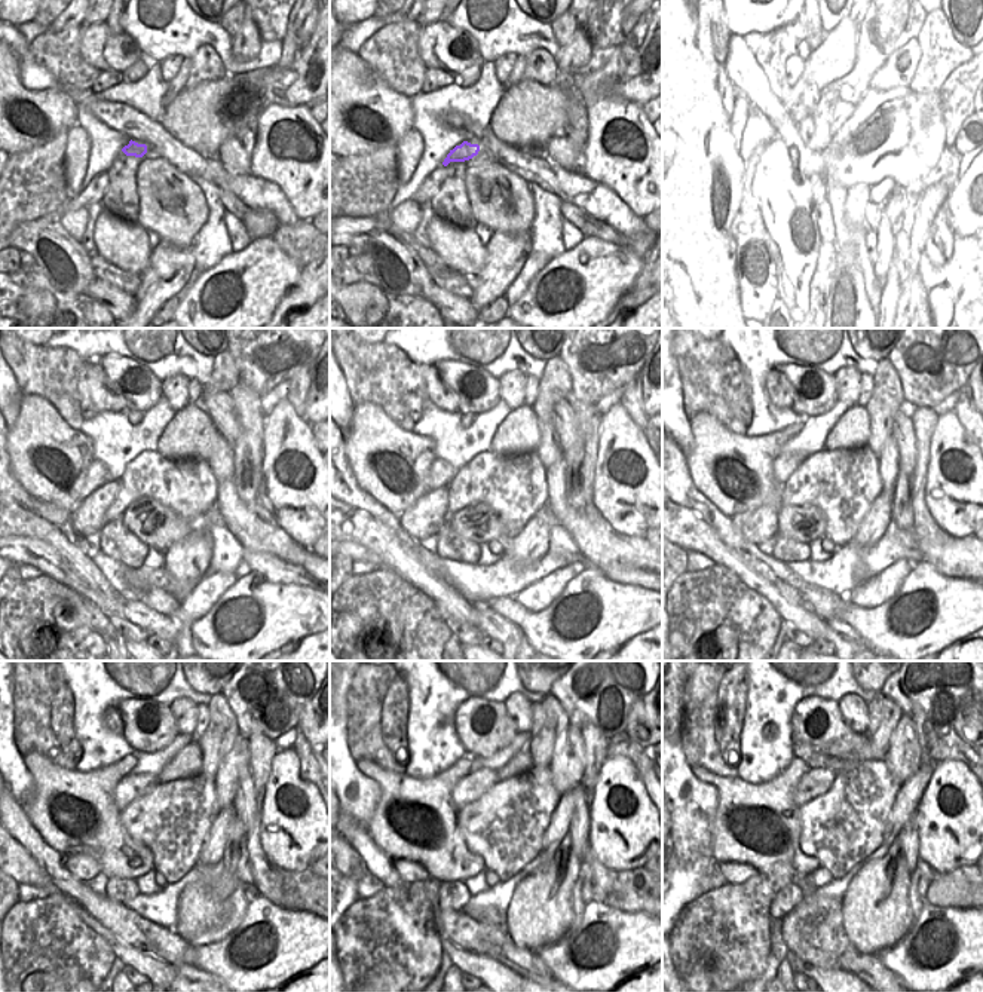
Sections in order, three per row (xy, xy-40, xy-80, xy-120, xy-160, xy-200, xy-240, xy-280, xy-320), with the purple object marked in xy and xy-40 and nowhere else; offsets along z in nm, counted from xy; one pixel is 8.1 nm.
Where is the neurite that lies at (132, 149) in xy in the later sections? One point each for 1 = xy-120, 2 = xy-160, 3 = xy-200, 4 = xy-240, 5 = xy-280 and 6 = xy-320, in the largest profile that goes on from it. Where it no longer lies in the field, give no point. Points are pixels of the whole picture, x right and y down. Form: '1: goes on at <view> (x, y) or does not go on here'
1: goes on at xy-120 (88, 519)
2: goes on at xy-160 (423, 520)
3: goes on at xy-200 (758, 526)
4: goes on at xy-240 (83, 868)
5: goes on at xy-280 (407, 870)
6: goes on at xy-320 (734, 873)

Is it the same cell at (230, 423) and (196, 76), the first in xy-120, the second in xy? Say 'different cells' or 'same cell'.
same cell

